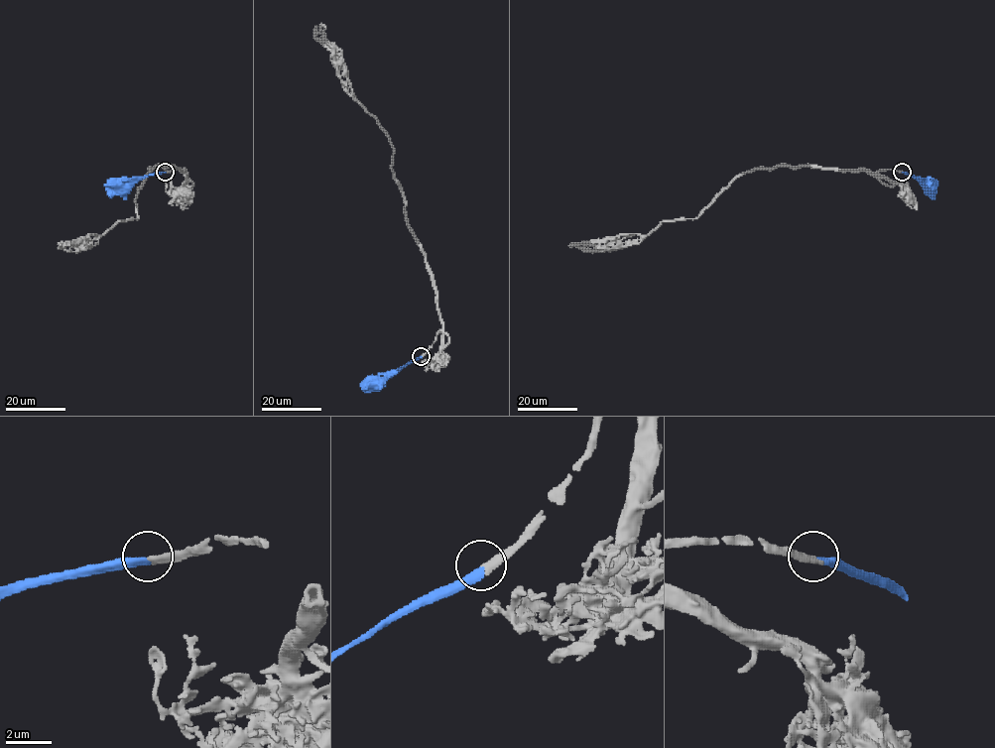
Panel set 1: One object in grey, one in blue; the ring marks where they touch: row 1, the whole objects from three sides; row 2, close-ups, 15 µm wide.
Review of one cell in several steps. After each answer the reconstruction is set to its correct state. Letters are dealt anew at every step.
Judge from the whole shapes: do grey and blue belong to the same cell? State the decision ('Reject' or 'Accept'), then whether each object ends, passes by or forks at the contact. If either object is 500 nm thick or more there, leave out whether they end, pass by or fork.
Accept. At the ring grey ends. At the ring blue ends

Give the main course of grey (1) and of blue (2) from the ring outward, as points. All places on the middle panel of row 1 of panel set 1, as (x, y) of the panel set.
1: (421, 356), (441, 329), (433, 272), (408, 223), (387, 133), (353, 96), (338, 53), (315, 38), (316, 26)
2: (421, 356), (381, 385)

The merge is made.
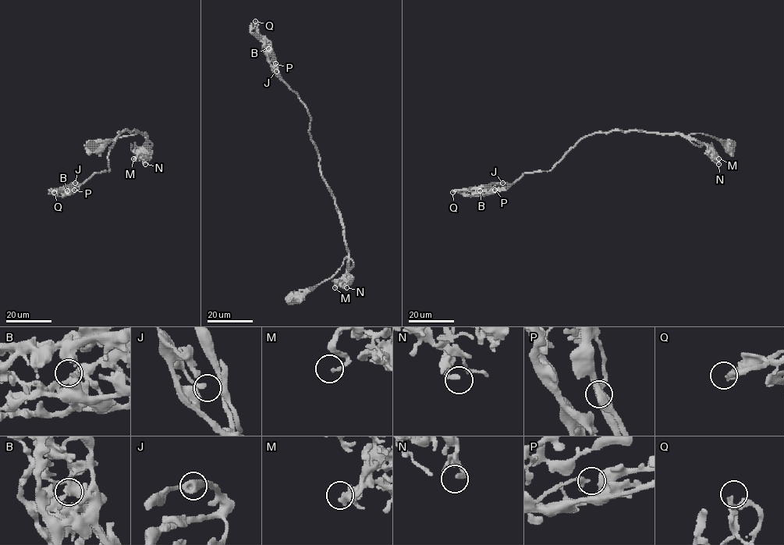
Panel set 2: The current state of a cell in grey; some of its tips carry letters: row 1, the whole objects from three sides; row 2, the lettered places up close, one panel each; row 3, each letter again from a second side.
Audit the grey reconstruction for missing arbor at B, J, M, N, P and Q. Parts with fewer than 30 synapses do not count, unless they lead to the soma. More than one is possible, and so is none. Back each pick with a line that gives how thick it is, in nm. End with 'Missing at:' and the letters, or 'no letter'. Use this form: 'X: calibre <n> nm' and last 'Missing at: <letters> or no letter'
Missing at: no letter

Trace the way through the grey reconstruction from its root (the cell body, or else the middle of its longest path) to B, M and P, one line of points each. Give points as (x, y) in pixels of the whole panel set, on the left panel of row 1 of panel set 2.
B: (100, 149), (117, 138), (147, 135), (119, 132), (110, 149), (109, 171), (94, 173), (67, 190)
M: (100, 149), (115, 138), (141, 133), (147, 139), (146, 144), (133, 158)
P: (100, 149), (117, 138), (147, 135), (119, 132), (110, 149), (109, 171), (94, 173), (74, 190)

